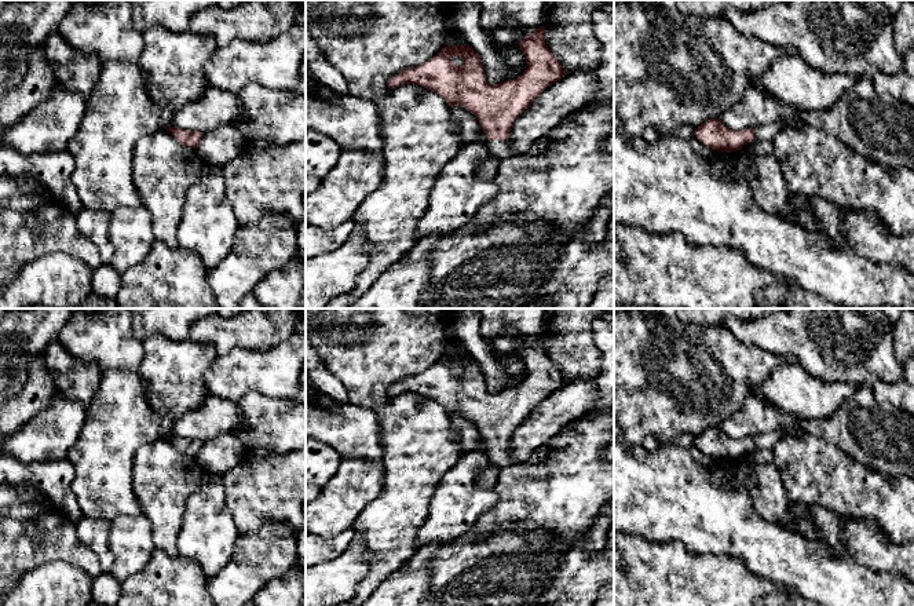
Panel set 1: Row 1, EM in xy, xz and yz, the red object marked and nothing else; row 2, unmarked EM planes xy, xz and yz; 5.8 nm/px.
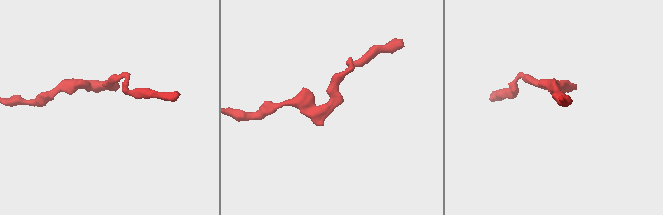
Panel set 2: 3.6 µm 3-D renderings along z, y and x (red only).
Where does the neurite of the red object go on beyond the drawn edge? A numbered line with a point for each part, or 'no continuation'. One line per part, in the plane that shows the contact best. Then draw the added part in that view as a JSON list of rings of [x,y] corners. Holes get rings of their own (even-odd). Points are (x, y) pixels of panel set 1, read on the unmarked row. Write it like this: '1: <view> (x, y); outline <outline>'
1: xz (501, 457); outline [[[489,449],[487,457],[490,463],[498,467],[498,471],[516,463],[515,460],[511,459],[509,449]]]

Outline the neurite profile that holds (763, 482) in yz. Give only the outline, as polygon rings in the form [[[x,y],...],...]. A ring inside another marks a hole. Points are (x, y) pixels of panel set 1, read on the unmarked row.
[[[742,459],[731,460],[727,483],[745,490],[753,500],[756,512],[774,525],[787,523],[791,500],[775,464],[753,466]]]

